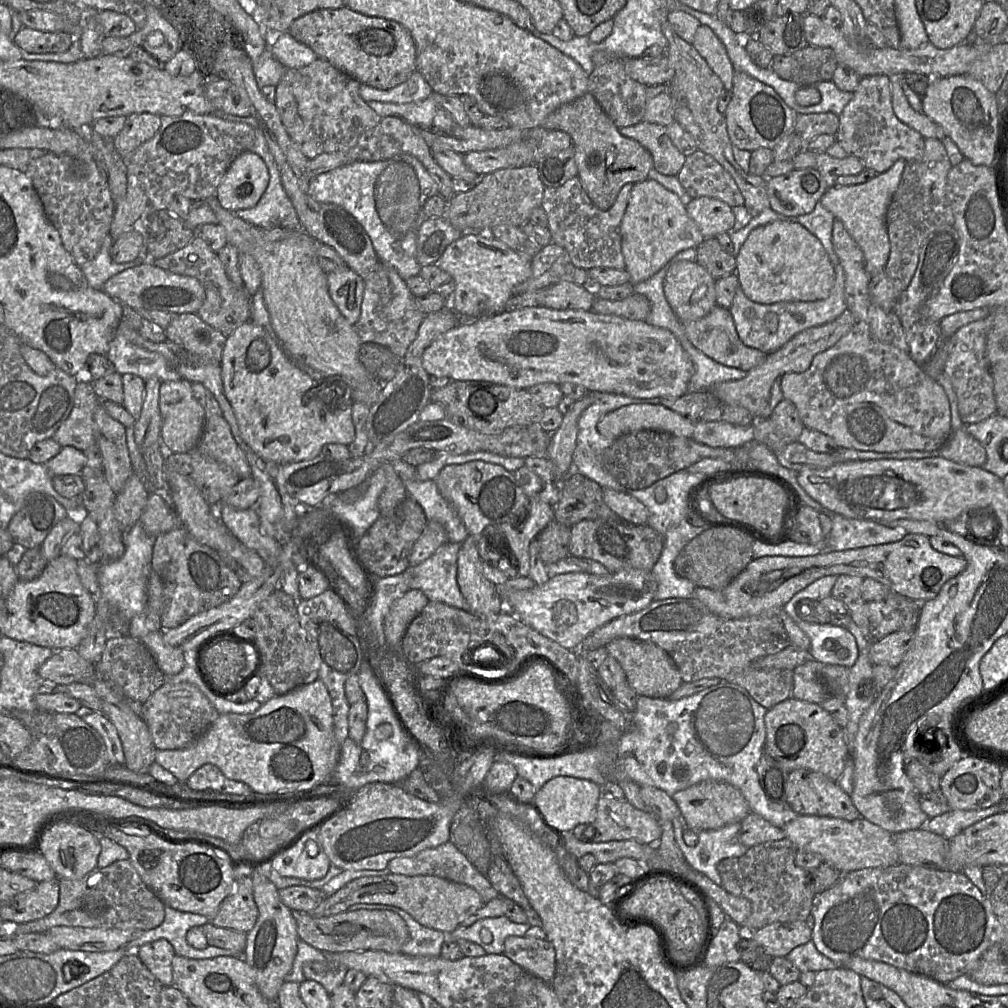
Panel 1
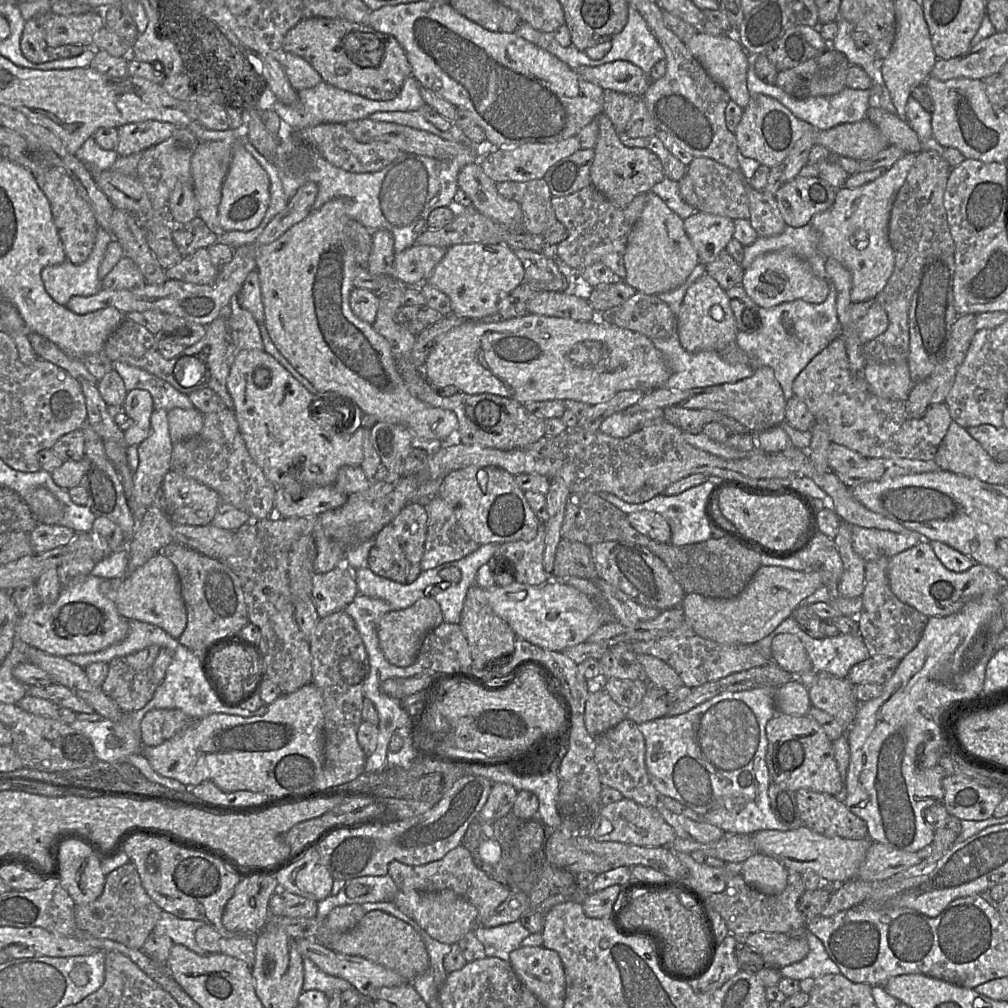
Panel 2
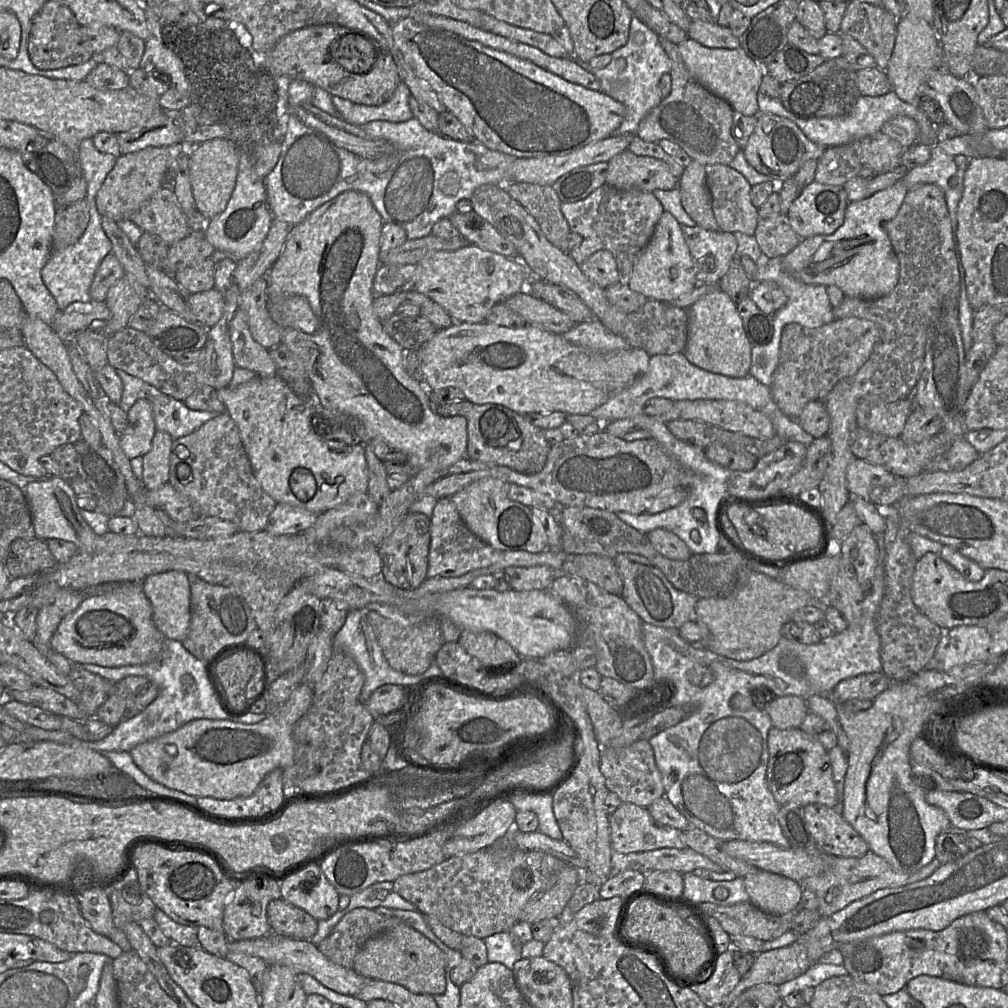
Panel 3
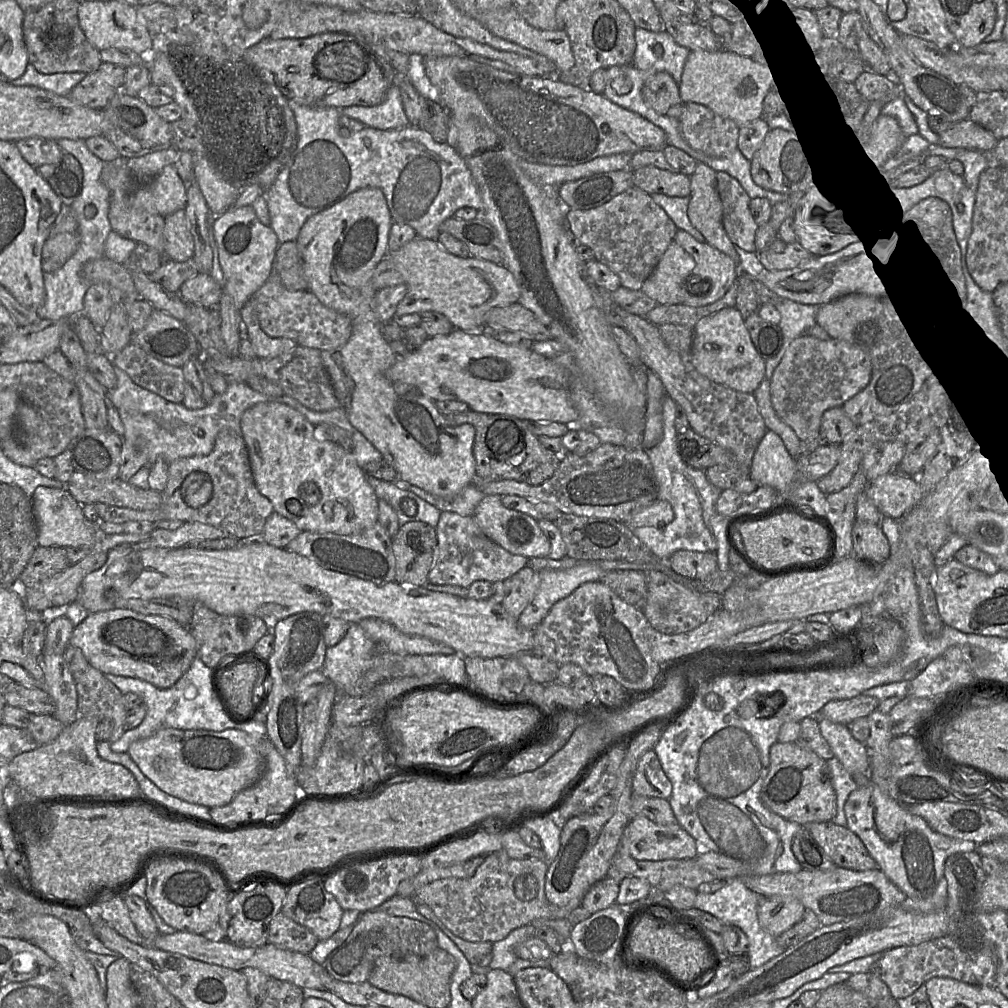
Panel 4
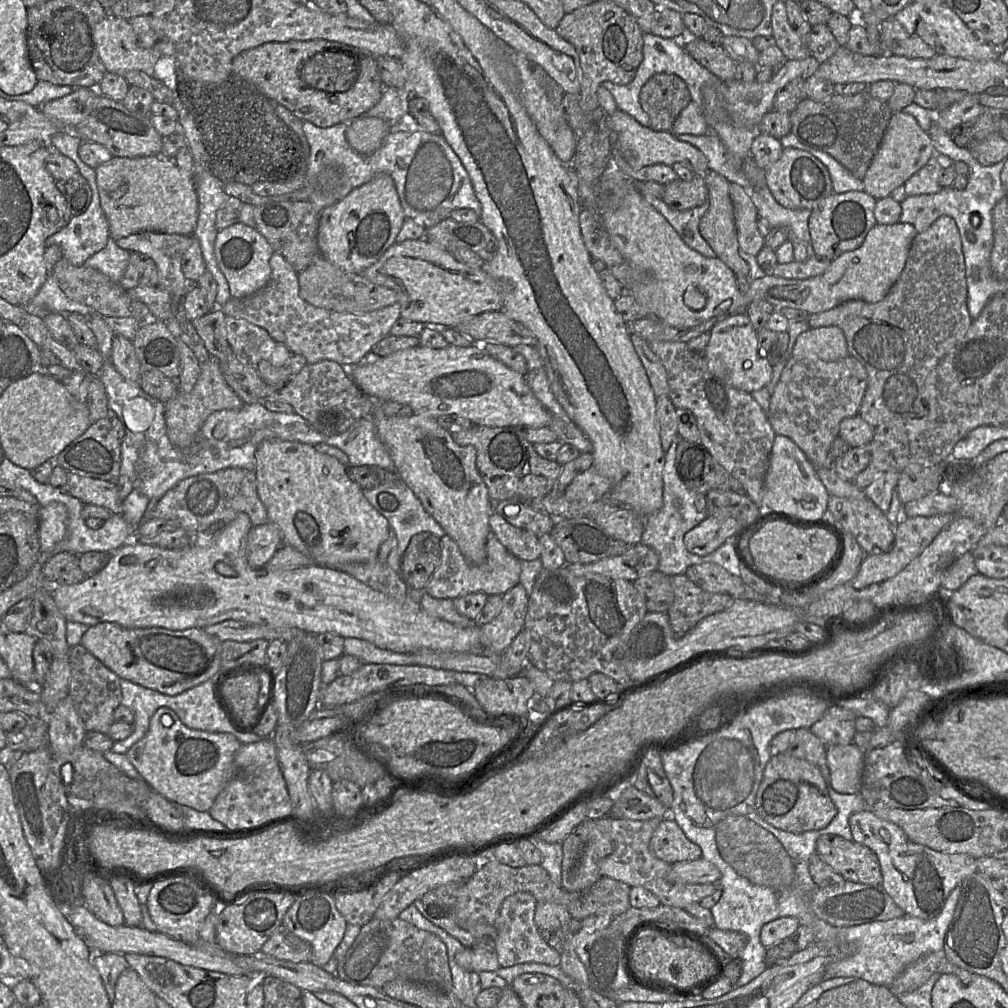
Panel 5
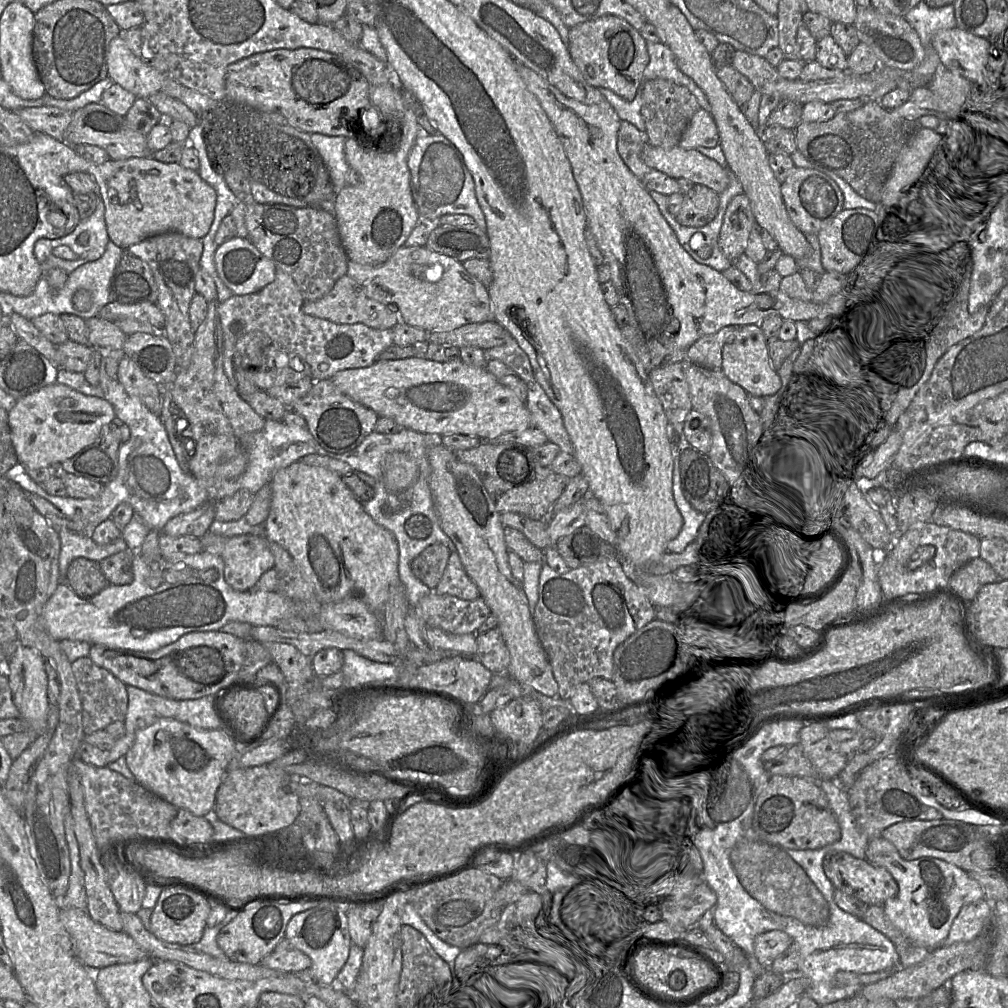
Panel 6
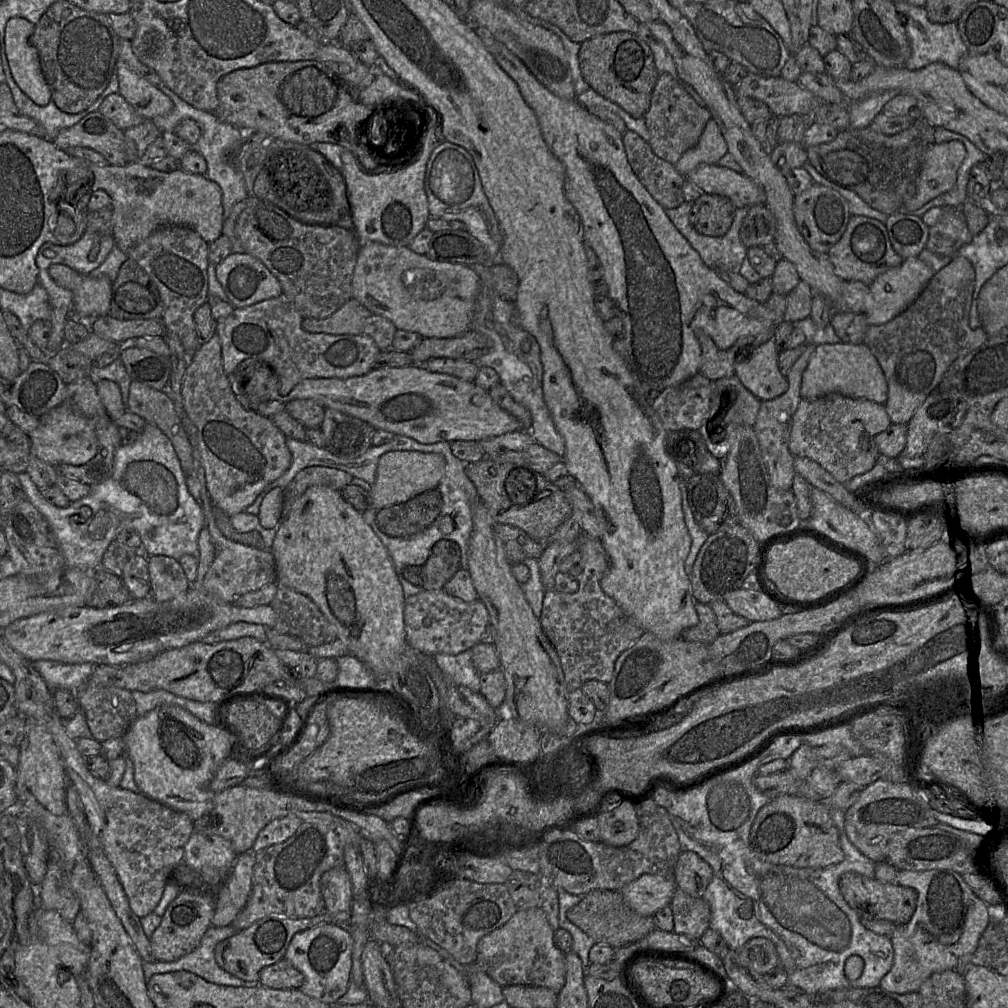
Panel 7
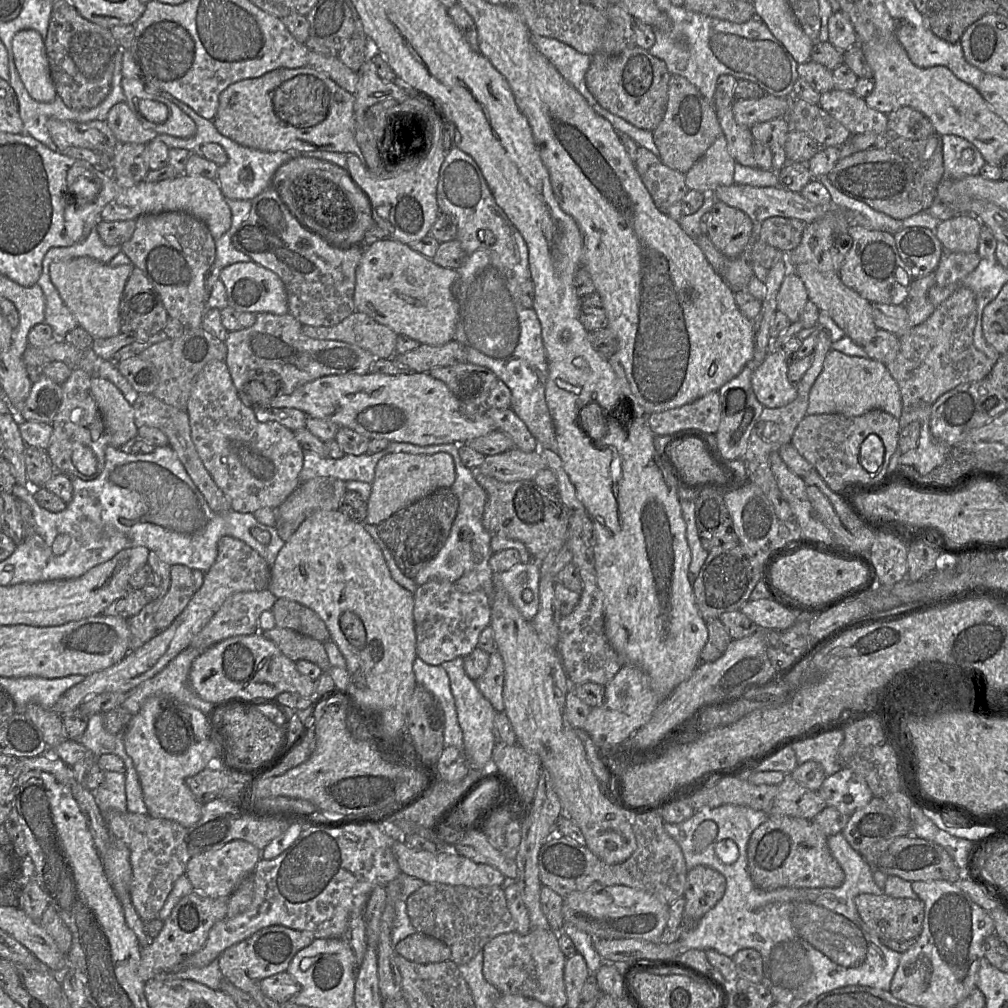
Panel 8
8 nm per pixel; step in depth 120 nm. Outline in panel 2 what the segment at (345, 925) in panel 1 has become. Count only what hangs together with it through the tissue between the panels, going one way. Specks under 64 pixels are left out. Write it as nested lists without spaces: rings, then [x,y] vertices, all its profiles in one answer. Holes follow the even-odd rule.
[[[379,910],[367,912],[351,930],[333,935],[330,949],[366,958],[398,973],[408,982],[429,967],[429,955],[419,933],[410,924]]]

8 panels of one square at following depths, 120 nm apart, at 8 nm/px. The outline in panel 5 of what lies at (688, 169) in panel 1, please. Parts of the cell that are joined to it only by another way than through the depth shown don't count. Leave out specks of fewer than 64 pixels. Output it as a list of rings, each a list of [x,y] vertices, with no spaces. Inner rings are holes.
[[[729,183],[729,195],[734,209],[739,248],[756,257],[765,245],[764,237],[757,226],[757,209],[740,185]]]

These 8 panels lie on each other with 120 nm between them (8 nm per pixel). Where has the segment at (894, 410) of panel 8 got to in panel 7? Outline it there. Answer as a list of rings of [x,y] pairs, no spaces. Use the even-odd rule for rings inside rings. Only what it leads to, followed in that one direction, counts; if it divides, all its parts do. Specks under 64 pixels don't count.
[[[839,342],[815,347],[802,376],[800,396],[804,400],[816,400],[830,393],[885,405],[888,398],[887,381],[876,358],[864,343]]]

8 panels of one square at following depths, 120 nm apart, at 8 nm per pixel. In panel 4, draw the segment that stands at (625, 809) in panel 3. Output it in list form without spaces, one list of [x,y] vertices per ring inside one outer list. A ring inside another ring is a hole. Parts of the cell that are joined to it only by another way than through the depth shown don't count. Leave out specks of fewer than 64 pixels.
[[[633,815],[624,829],[622,843],[636,860],[696,859],[697,845],[679,824],[659,825]]]

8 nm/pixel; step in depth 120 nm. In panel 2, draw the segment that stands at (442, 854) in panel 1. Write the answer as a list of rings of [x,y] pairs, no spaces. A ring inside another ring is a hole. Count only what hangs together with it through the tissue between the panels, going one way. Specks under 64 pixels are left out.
[[[459,845],[449,851],[442,859],[425,865],[410,866],[398,861],[392,861],[389,864],[388,874],[399,891],[435,892],[452,890],[476,907],[478,924],[489,918],[511,894],[511,889],[507,885],[491,879],[476,866],[470,852],[463,845]]]

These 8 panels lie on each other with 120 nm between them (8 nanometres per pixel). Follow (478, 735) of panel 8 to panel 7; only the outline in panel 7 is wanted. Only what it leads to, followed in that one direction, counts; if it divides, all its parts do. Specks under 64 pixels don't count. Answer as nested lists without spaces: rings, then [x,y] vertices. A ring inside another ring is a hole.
[[[471,649],[457,655],[436,654],[433,658],[449,682],[480,692],[480,674],[473,665]]]

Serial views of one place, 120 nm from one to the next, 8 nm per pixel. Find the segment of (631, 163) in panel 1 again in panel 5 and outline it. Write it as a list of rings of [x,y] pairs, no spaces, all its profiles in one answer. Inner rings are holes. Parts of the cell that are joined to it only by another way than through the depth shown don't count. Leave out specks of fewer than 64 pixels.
[[[695,175],[690,181],[676,179],[663,185],[662,200],[673,210],[693,209],[708,199],[708,189],[702,176]]]

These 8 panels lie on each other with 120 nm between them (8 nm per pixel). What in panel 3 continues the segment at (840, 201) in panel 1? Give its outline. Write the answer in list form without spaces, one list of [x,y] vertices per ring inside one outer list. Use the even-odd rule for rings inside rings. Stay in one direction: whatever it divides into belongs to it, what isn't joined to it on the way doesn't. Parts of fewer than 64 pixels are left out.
[[[903,180],[861,201],[850,201],[843,224],[831,235],[816,235],[800,243],[782,258],[784,270],[811,285],[837,286],[846,296],[874,299],[889,294],[897,285],[899,262],[884,225],[898,213],[908,187]]]

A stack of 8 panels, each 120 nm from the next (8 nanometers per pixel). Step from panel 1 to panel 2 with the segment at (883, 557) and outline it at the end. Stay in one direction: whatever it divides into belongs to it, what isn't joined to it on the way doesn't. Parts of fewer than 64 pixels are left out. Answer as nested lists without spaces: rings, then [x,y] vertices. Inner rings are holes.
[[[923,542],[890,557],[888,580],[892,592],[901,602],[928,617],[954,614],[972,599],[999,594],[1007,583],[994,569],[979,563],[964,572],[951,571],[938,559],[930,543]],[[761,565],[737,596],[719,599],[688,593],[680,607],[697,635],[722,644],[755,645],[774,632],[820,586],[822,578],[817,571]]]

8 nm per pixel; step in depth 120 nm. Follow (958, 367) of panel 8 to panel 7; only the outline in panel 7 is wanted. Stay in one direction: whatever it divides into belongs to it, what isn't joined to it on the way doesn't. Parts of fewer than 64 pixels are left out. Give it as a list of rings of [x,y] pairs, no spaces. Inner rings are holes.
[[[959,252],[955,255],[951,256],[951,259],[947,265],[945,265],[941,270],[934,273],[924,290],[918,296],[918,298],[901,314],[896,316],[894,319],[889,322],[881,325],[868,325],[867,330],[865,332],[863,343],[870,349],[873,356],[876,358],[879,363],[885,379],[888,385],[888,398],[884,405],[885,410],[893,424],[907,424],[912,416],[915,414],[917,409],[923,404],[926,398],[930,395],[930,393],[940,384],[945,373],[951,366],[951,364],[956,361],[958,358],[967,355],[968,353],[976,350],[980,346],[982,346],[988,336],[985,330],[980,325],[979,327],[973,329],[969,325],[969,316],[971,310],[972,296],[975,285],[975,271],[971,264],[971,262],[965,258]]]

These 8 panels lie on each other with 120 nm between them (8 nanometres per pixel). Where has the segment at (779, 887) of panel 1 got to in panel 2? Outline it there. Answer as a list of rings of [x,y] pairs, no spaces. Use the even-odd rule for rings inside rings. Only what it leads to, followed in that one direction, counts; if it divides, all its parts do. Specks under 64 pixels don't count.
[[[788,870],[787,885],[777,895],[767,895],[752,888],[741,874],[737,874],[728,877],[722,892],[704,897],[704,900],[708,909],[711,907],[721,915],[730,933],[745,937],[756,932],[789,933],[804,927],[807,929],[807,921],[798,908],[804,892],[802,875],[797,871]]]

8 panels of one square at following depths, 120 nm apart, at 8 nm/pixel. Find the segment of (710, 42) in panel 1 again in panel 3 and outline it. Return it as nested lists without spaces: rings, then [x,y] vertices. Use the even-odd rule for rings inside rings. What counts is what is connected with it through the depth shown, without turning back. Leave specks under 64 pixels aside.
[[[688,37],[678,43],[678,51],[689,74],[697,83],[729,103],[733,111],[758,117],[760,112],[757,95],[766,72],[764,67],[750,58],[741,47],[710,48]]]

